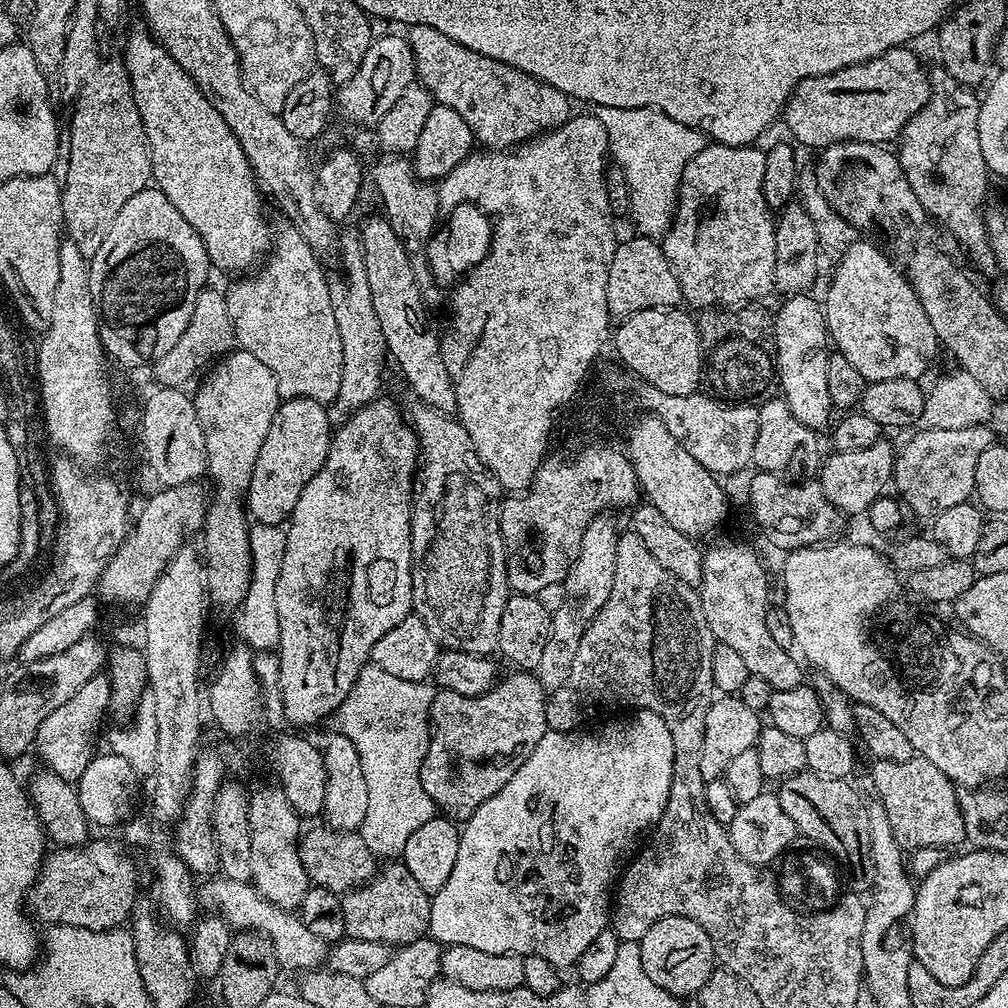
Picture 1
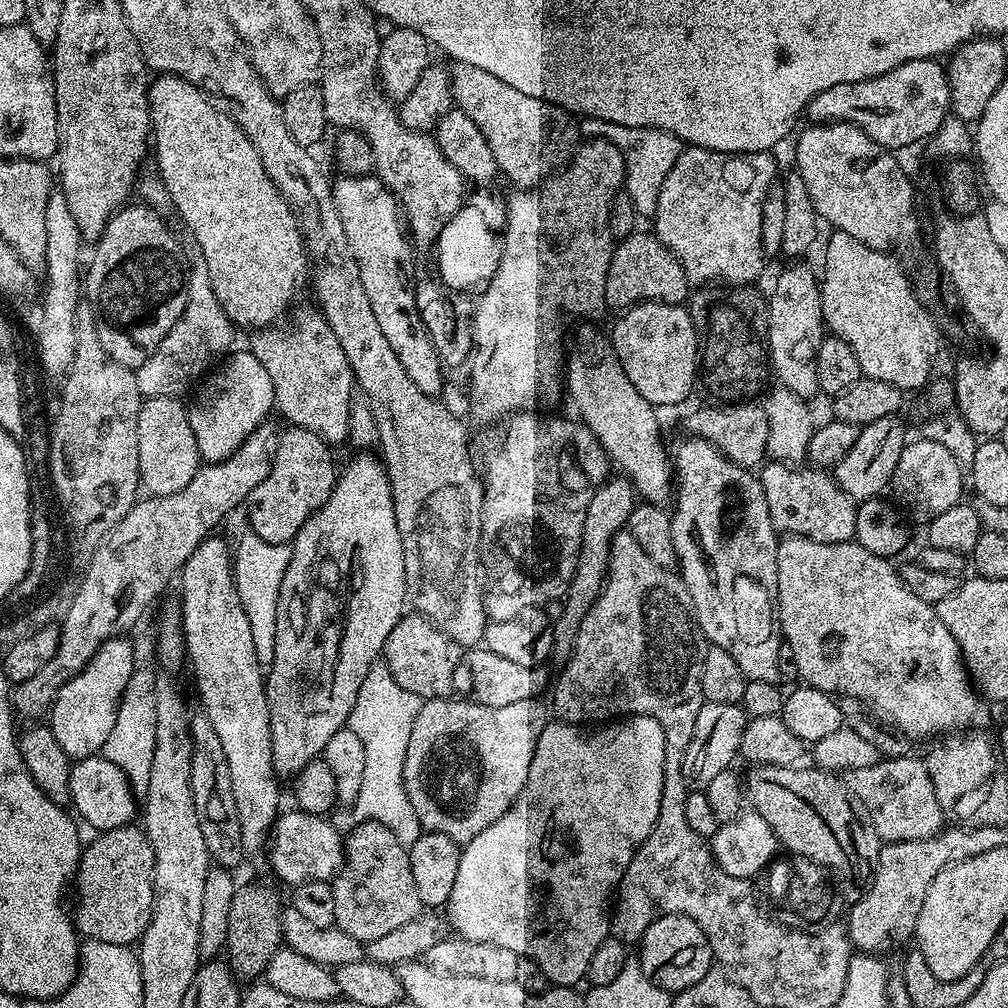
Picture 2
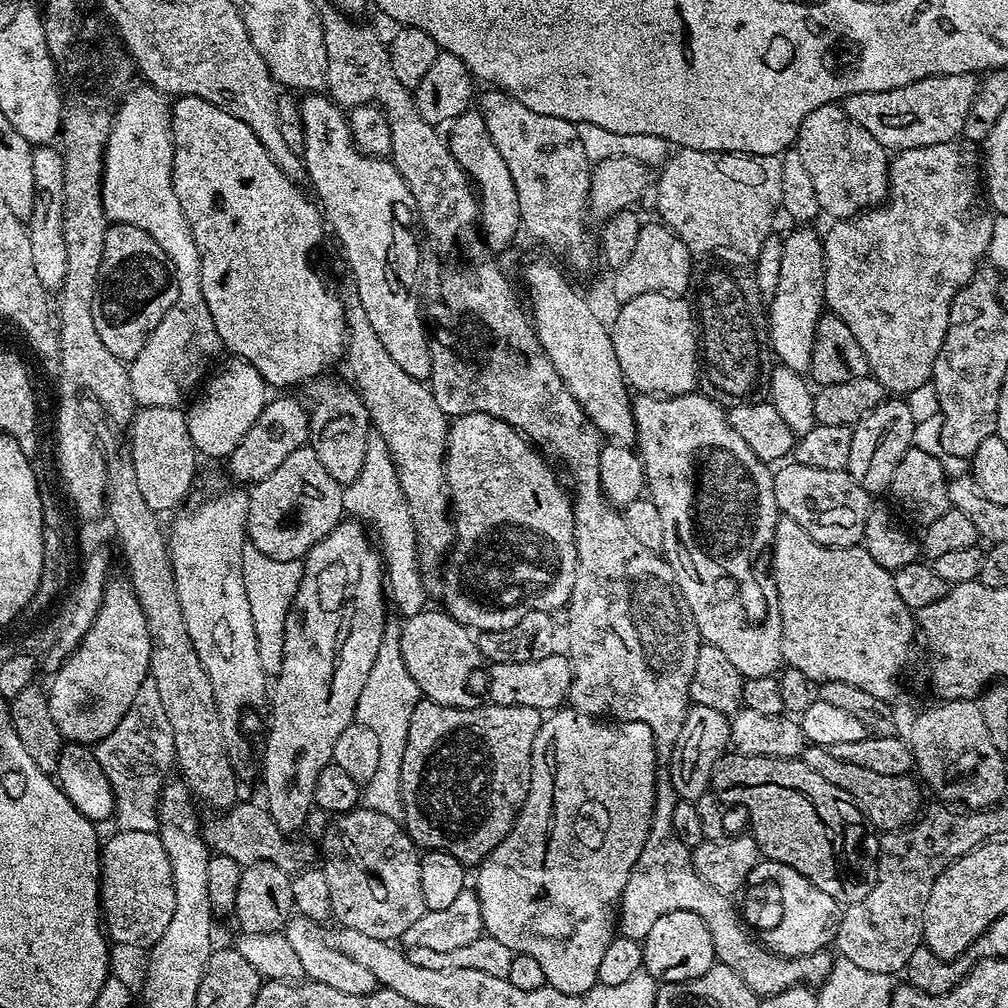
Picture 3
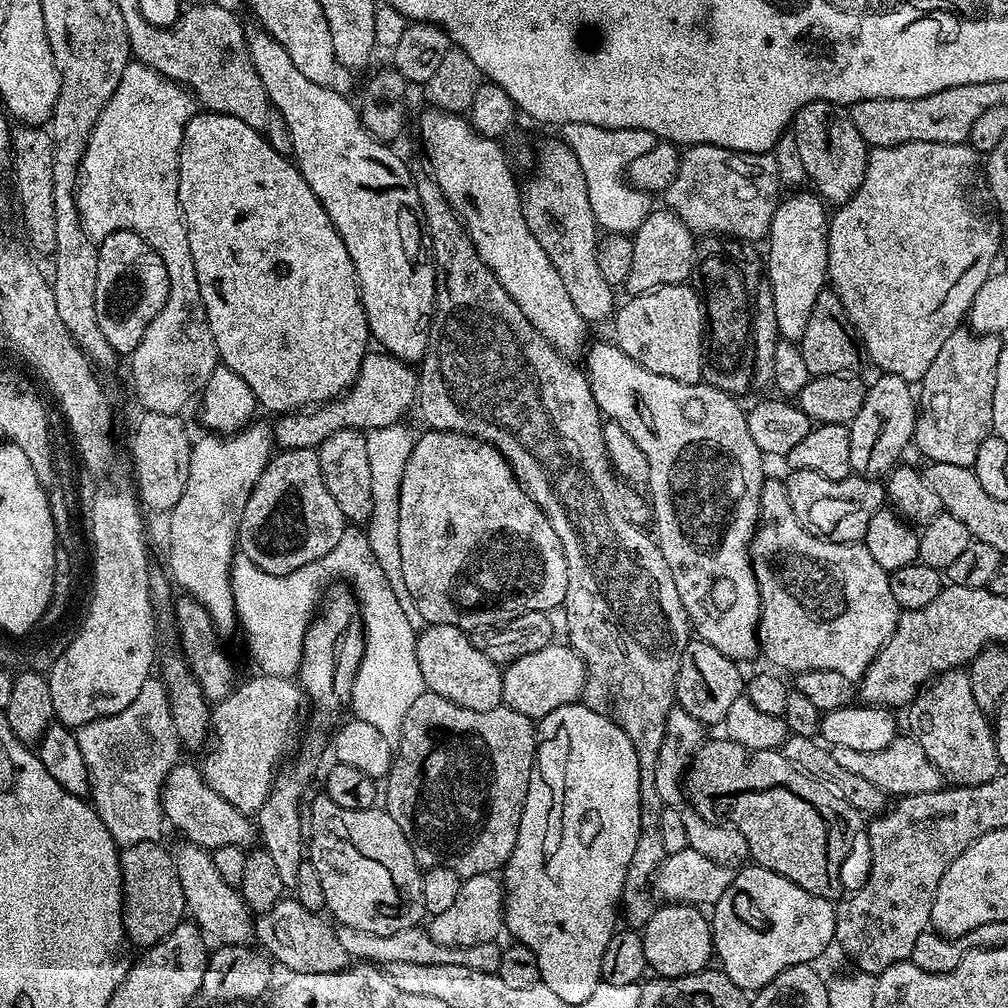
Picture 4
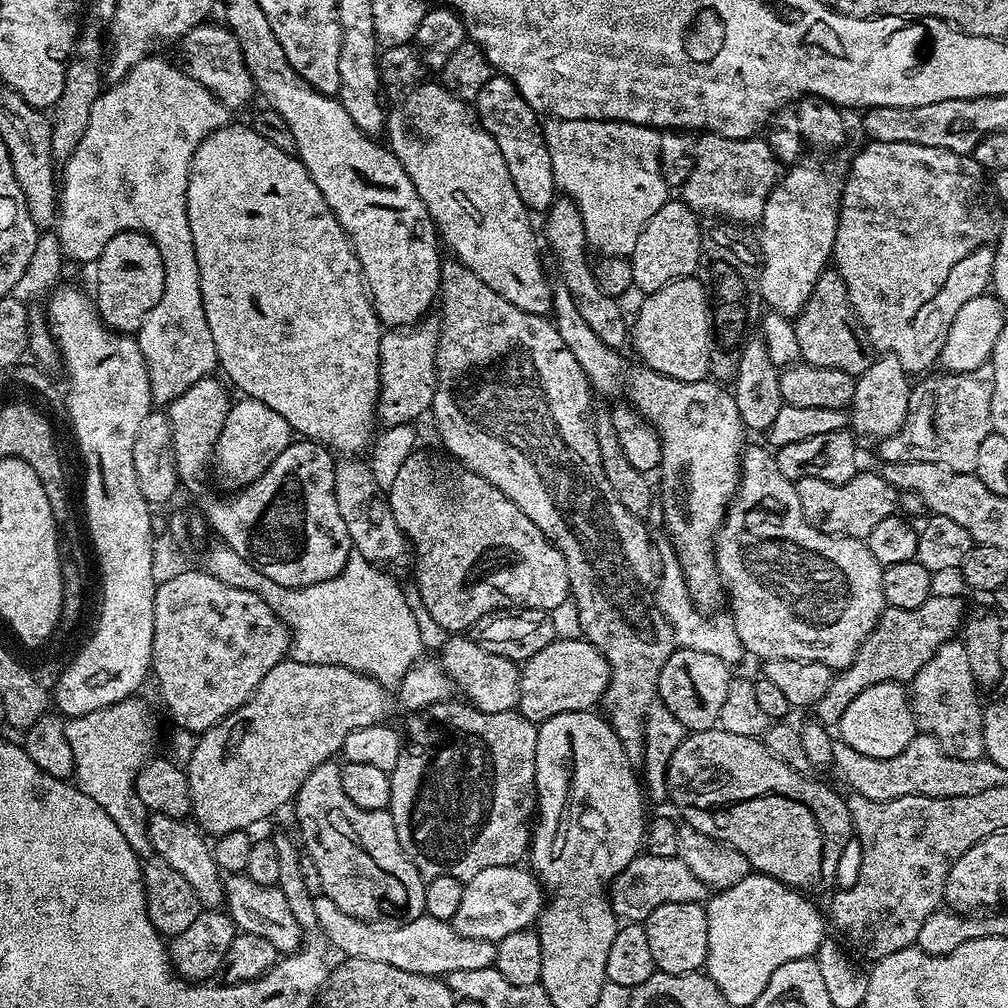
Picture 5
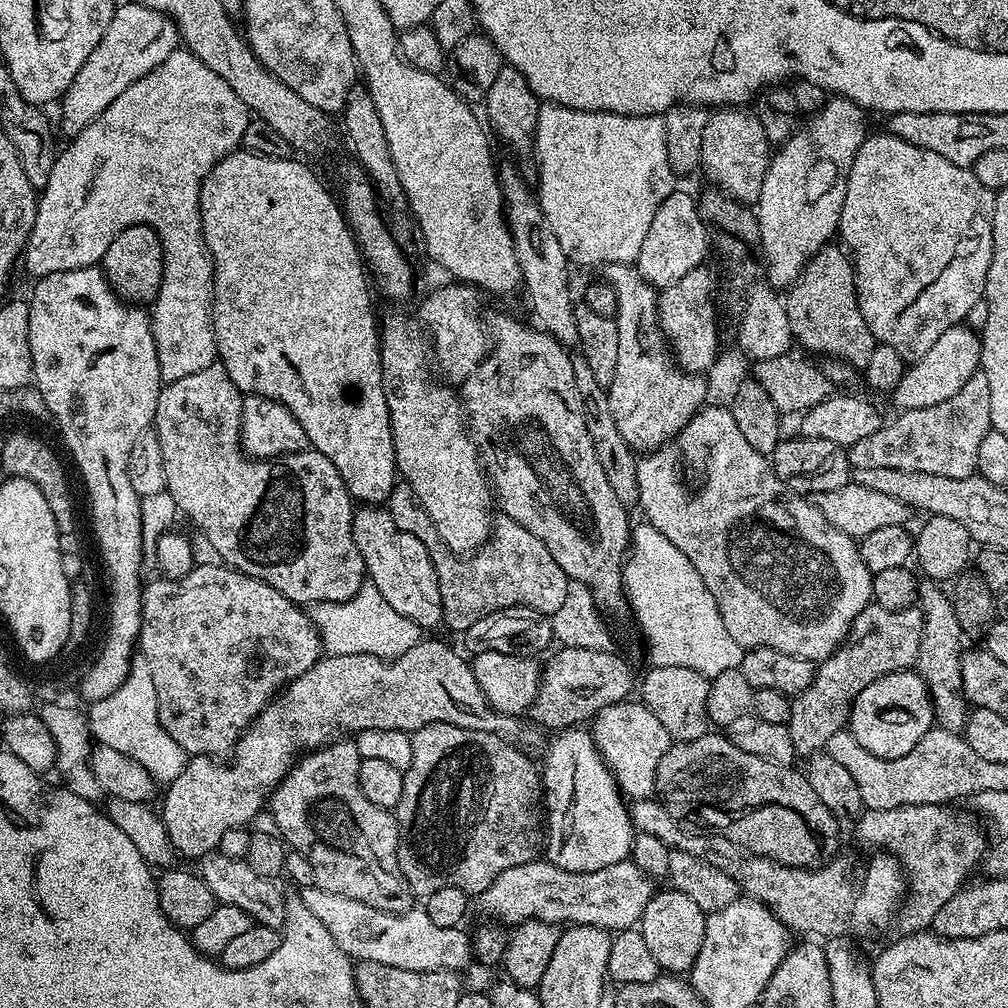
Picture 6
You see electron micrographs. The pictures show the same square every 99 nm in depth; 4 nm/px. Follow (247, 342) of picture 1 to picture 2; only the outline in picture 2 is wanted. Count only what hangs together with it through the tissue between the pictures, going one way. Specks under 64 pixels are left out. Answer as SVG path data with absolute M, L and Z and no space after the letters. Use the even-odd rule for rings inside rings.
M319 307L295 309L296 324L289 328L269 326L253 331L250 350L262 366L266 366L266 374L270 374L270 382L274 382L274 408L288 419L289 425L314 430L314 434L321 436L330 446L337 446L349 439L350 410L354 399L354 381L352 367L348 364L346 354L342 350L342 342L334 334L334 330L326 322L324 313Z

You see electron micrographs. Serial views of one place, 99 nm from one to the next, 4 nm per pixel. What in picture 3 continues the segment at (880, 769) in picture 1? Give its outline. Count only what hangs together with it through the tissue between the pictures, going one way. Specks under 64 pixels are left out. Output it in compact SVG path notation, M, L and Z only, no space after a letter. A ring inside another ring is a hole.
M808 744L802 759L806 766L810 766L810 770L815 770L822 778L826 778L826 782L838 786L838 790L846 790L846 794L852 796L859 808L860 815L871 827L873 824L874 827L880 828L881 833L906 828L921 815L920 792L916 789L917 781L911 775L878 774L875 770L854 766L854 762L842 762L842 758L834 758L832 751L823 748L821 744Z

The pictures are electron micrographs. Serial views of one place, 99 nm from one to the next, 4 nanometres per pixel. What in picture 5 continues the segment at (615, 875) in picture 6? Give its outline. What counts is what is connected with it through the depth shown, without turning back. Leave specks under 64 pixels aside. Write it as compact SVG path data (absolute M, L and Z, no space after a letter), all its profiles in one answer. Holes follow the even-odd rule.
M641 854L635 856L618 874L613 878L610 885L610 903L612 912L624 922L643 922L648 915L658 906L666 906L670 902L690 902L699 904L707 901L710 896L710 889L690 871L690 866L682 862L679 856L674 855L670 858L658 858ZM490 866L464 885L462 902L451 924L465 938L497 941L523 928L532 928L544 911L546 892L535 872L524 866Z

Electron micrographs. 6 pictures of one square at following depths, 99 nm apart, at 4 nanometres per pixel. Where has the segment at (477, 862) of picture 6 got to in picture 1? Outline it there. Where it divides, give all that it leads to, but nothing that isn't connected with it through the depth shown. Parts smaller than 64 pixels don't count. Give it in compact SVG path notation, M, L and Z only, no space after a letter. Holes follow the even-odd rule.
M512 670L509 676L497 679L492 689L481 696L463 696L453 692L437 691L432 703L432 719L430 721L434 731L428 742L428 753L424 764L420 768L420 781L428 797L435 802L437 809L453 822L467 822L530 758L534 746L542 742L542 738L550 731L546 722L546 706L549 693L545 692L542 682L531 671Z

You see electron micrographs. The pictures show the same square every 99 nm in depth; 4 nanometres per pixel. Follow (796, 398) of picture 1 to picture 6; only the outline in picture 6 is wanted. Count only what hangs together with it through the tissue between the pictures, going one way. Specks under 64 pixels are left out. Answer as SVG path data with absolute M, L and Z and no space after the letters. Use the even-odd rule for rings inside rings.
M833 95L801 123L799 130L785 144L779 145L771 153L766 178L762 178L762 194L754 205L760 227L760 250L766 265L766 280L771 287L777 290L791 288L808 260L814 258L814 254L818 254L818 250L822 250L837 235L850 166L854 166L854 154L858 154L862 142L870 134L868 120L864 116L867 116L865 109L859 108L854 101Z

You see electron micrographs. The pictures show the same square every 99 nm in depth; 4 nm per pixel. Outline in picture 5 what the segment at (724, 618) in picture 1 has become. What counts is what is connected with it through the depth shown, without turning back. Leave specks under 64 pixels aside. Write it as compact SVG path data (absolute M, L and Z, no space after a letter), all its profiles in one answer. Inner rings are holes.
M563 282L552 284L551 319L554 321L558 334L562 334L562 342L570 349L570 354L578 358L578 366L586 374L593 393L604 396L620 396L648 425L658 434L662 446L662 458L658 469L660 488L658 484L658 508L664 511L664 524L668 527L667 535L681 564L690 598L701 610L716 610L726 600L724 584L720 580L720 572L716 569L716 533L724 525L724 515L728 513L728 505L736 494L740 484L740 457L744 455L746 427L735 405L733 393L727 387L709 378L698 382L682 382L669 376L658 374L652 368L637 366L631 372L621 353L614 348L608 348L590 326L578 314L574 306L574 298L570 298L570 290L566 290Z

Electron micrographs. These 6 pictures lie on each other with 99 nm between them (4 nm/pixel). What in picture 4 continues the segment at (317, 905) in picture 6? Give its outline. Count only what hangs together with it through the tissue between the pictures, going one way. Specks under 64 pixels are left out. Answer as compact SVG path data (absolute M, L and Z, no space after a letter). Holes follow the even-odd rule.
M342 924L336 928L336 937L338 942L342 942L342 950L346 950L348 957L360 962L371 962L377 966L387 966L394 962L418 962L418 966L449 964L450 966L470 966L470 970L482 970L495 974L502 951L501 945L496 942L465 948L442 946L438 942L434 942L434 938L430 938L427 931L420 926L402 930L398 934L379 936L370 934L366 930L354 930L350 926Z

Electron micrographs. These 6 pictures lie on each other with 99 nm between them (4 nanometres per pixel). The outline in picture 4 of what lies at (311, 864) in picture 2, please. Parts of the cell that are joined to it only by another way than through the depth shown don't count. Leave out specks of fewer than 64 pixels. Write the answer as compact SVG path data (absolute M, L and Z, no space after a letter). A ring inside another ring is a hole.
M179 762L167 774L164 785L161 786L161 806L164 819L184 835L183 839L189 844L200 848L214 849L222 846L238 846L244 848L257 839L258 832L253 821L245 813L240 812L226 798L214 794L204 780L203 771L192 764Z

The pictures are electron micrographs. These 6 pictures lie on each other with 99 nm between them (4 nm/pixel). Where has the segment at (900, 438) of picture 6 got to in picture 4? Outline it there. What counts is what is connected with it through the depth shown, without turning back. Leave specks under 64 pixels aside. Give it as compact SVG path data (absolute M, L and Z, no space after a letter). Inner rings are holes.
M961 326L946 338L942 350L938 350L938 358L930 362L930 370L926 370L918 384L914 437L914 448L925 456L925 461L971 468L974 458L978 458L978 446L993 435L994 382L1001 343L999 335L981 336Z

